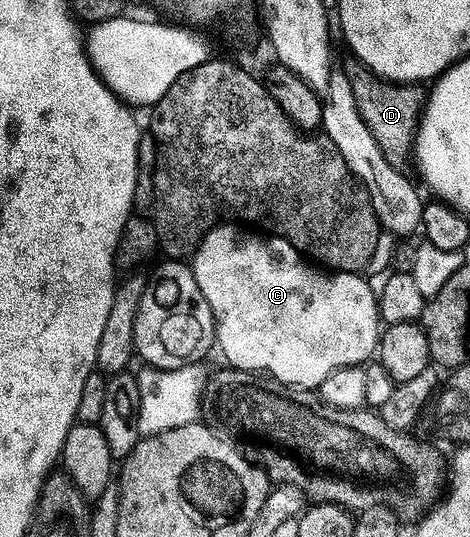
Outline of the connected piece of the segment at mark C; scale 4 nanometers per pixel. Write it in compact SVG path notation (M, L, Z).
M241 226L212 228L193 253L191 267L217 319L216 347L219 352L221 348L230 369L264 374L297 390L315 390L340 368L356 368L378 355L383 331L379 296L364 275L322 270L280 236L258 234Z

